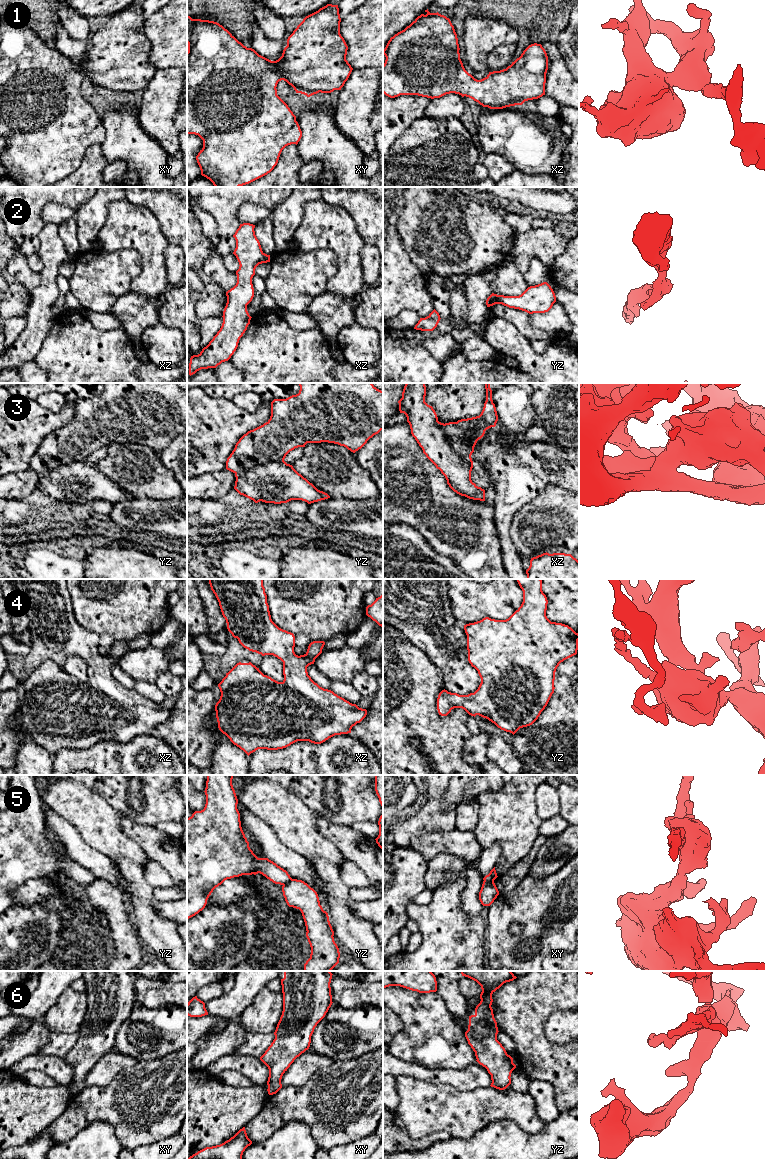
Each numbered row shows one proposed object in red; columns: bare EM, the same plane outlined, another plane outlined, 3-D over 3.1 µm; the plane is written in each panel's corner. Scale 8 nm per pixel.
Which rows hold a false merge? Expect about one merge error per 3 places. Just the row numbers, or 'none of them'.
5

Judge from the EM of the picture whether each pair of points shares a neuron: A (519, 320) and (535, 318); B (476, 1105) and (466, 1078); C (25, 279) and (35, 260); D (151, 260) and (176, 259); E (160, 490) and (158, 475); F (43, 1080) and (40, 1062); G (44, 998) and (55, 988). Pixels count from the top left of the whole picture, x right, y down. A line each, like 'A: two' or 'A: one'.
A: two
B: two
C: two
D: two
E: one
F: two
G: one

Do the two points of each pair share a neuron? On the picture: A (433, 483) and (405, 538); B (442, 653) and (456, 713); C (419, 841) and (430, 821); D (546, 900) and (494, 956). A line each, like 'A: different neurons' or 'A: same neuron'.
A: different neurons
B: different neurons
C: different neurons
D: same neuron

